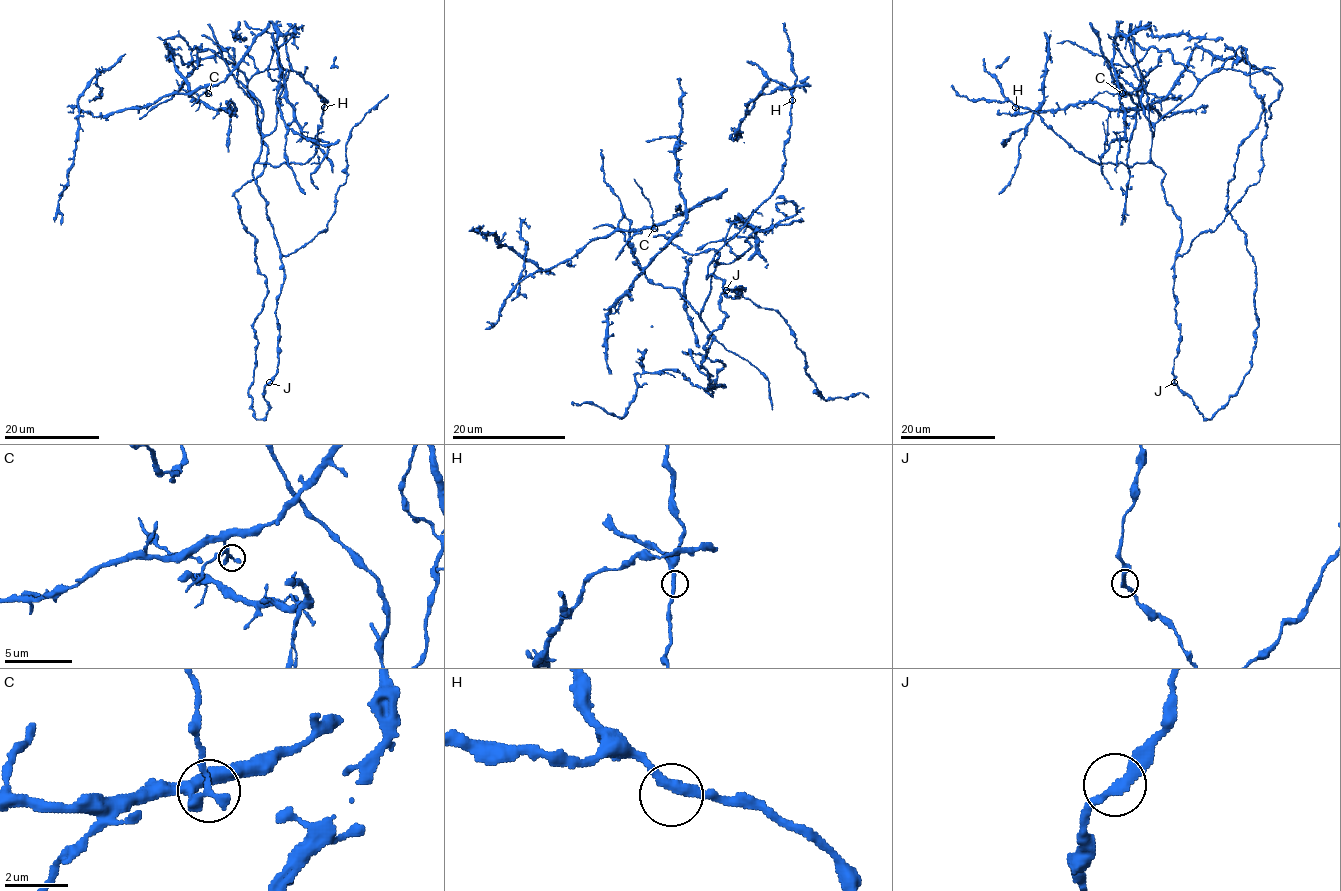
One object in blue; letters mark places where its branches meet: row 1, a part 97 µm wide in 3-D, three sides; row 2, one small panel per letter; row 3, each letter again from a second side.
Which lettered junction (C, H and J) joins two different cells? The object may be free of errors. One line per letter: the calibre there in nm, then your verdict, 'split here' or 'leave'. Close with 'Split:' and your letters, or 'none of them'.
C: 280 nm | split here
H: 280 nm | leave
J: 280 nm | leave
Split: C

